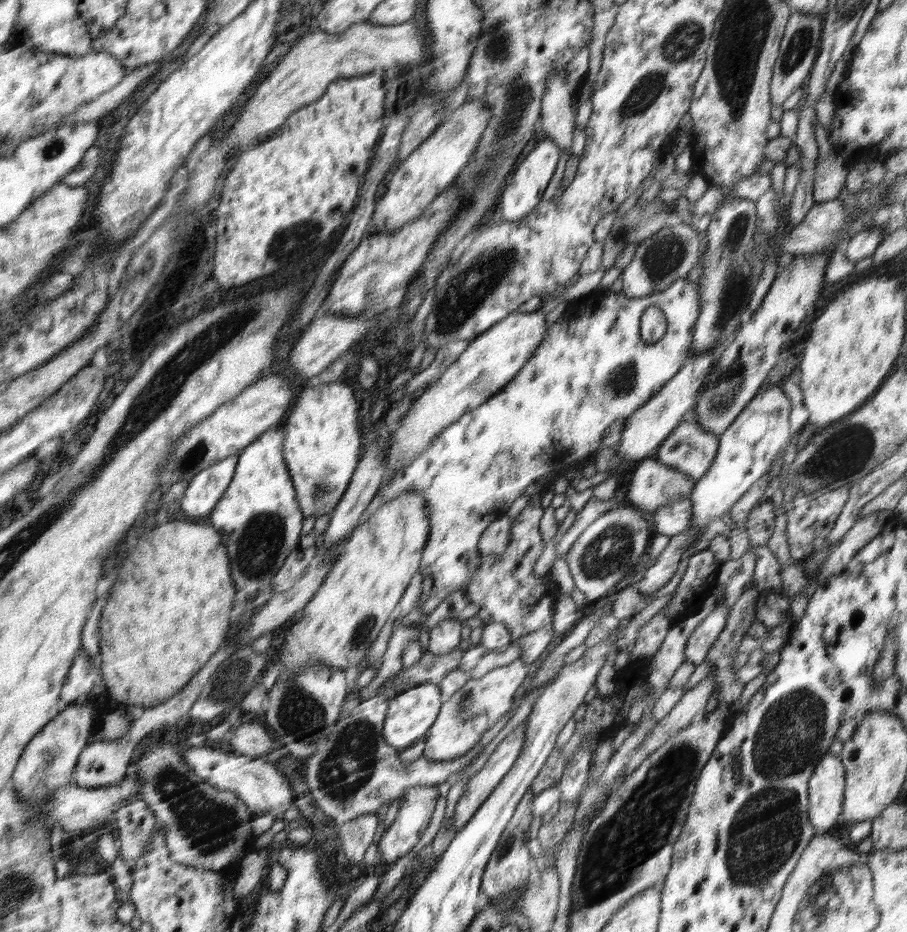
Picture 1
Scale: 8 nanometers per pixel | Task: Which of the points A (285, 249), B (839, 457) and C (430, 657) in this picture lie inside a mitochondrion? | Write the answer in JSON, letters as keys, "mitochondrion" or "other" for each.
{"A":"mitochondrion","B":"mitochondrion","C":"other"}

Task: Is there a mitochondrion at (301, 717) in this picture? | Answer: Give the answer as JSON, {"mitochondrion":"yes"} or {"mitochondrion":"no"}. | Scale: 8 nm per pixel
{"mitochondrion":"yes"}

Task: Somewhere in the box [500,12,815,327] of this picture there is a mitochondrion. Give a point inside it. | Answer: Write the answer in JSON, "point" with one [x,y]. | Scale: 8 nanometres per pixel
{"point":[682,41]}

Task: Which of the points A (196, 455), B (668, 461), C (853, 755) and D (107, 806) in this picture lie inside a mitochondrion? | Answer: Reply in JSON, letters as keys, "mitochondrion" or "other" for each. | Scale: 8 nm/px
{"A":"mitochondrion","B":"other","C":"other","D":"other"}

